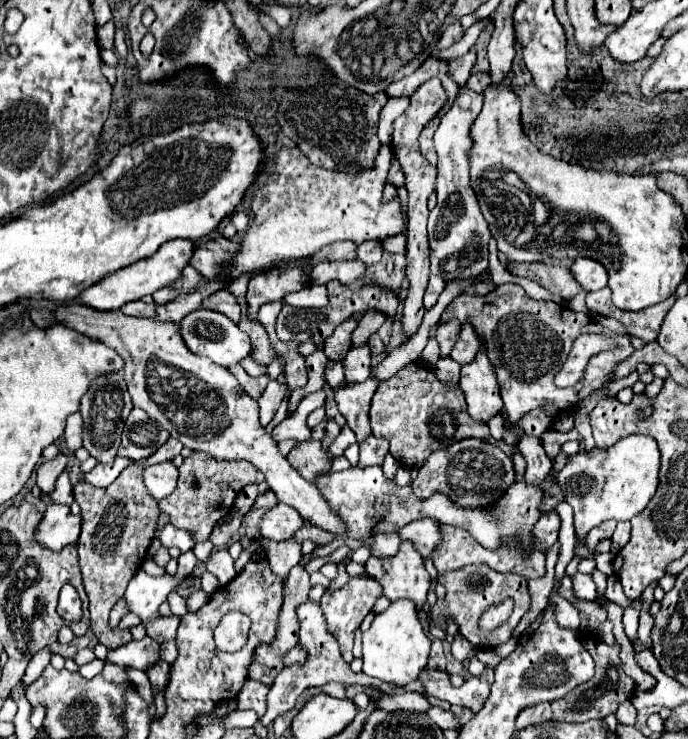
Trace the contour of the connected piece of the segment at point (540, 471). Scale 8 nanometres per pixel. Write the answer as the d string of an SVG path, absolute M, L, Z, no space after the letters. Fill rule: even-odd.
M523 434L519 438L519 444L517 444L519 452L523 454L525 462L527 462L527 470L525 470L525 478L529 478L529 482L533 482L535 486L541 484L541 480L549 474L551 470L551 460L547 458L543 446L541 446L541 440L537 436L529 436L529 434Z

